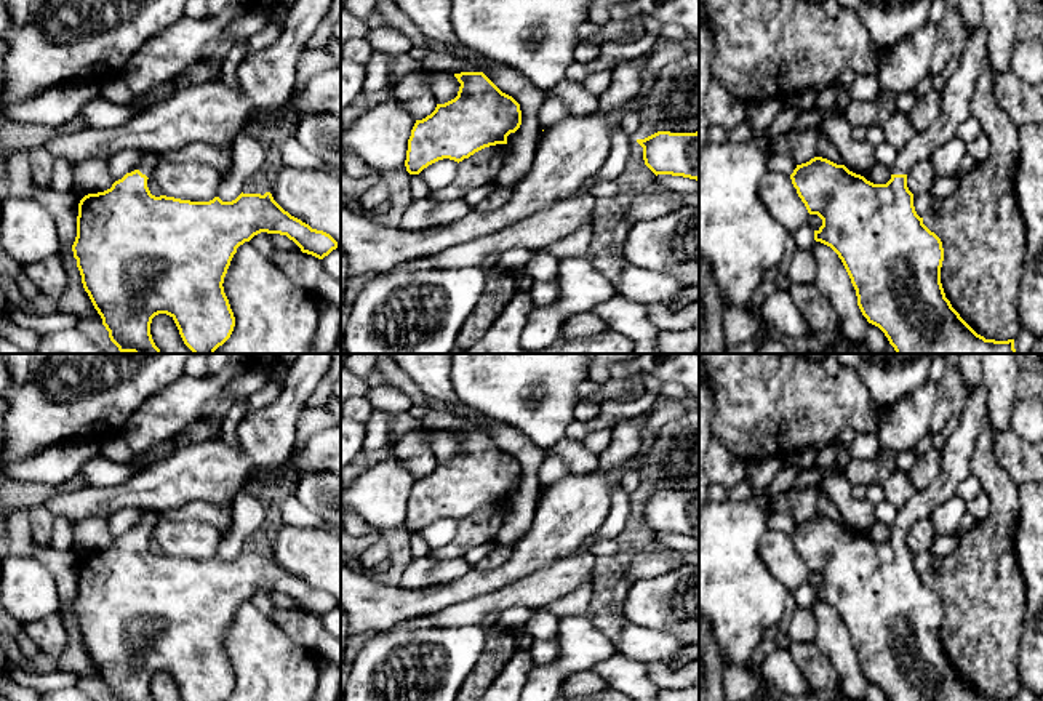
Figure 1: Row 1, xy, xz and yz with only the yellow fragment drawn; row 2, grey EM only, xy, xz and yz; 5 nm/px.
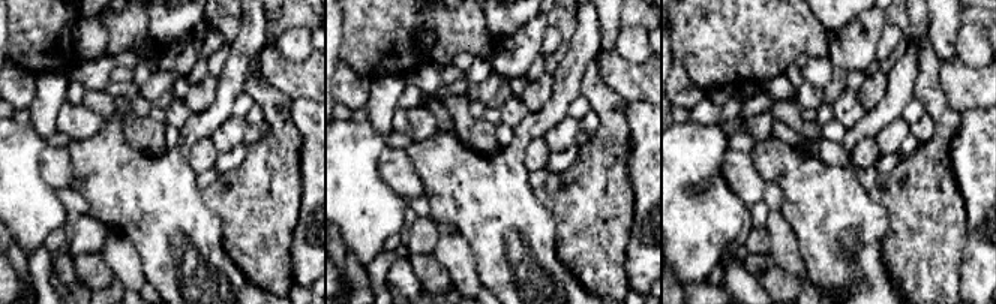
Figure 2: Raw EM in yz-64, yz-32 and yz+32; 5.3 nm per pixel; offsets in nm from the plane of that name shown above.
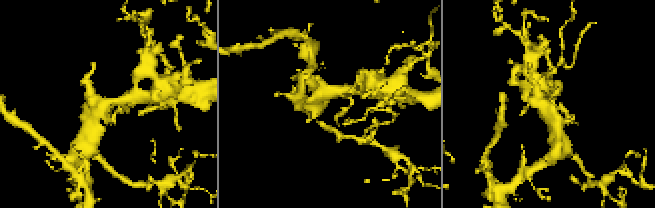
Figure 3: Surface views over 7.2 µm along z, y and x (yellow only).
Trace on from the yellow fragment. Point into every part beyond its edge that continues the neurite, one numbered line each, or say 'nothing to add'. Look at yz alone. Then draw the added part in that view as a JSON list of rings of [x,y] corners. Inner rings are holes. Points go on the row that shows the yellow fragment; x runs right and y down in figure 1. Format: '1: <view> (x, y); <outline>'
1: yz (955, 108); [[[981,24],[969,35],[957,72],[941,91],[939,117],[897,152],[891,174],[909,174],[915,163],[929,160],[936,149],[957,138],[958,126],[971,117],[974,85],[984,67],[989,67],[989,35]]]

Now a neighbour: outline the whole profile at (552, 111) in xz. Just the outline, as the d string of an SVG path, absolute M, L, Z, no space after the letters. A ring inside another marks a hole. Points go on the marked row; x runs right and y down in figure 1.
M553 96L545 98L545 101L542 102L542 106L539 109L539 123L541 123L542 130L547 130L568 117L571 117L571 115L569 115L565 102Z

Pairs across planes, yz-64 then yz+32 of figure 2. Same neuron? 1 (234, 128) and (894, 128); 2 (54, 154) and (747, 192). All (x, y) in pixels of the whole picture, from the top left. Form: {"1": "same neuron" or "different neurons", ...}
{"1": "same neuron", "2": "same neuron"}

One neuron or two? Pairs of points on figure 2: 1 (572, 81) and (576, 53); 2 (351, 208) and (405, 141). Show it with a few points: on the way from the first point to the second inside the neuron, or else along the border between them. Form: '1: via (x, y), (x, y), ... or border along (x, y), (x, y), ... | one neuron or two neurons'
1: via (572, 74), (575, 60) | one neuron
2: border along (384, 137), (389, 146) | two neurons

